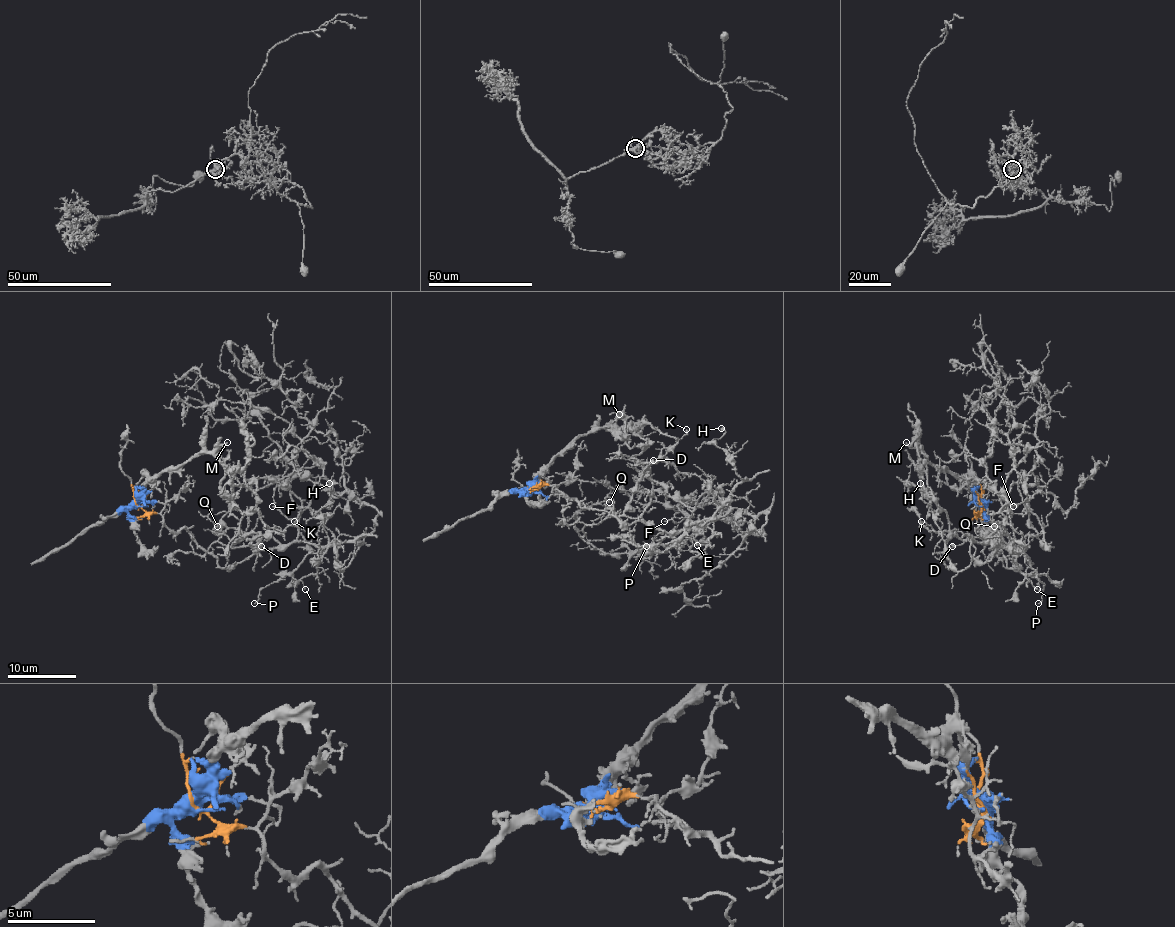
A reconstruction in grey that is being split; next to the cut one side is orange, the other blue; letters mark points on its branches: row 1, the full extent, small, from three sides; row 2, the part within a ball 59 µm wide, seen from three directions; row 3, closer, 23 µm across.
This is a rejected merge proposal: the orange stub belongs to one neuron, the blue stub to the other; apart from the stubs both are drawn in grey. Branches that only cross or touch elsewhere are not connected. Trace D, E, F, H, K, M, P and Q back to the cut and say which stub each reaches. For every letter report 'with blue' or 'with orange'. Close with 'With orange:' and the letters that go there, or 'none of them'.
D: with orange
E: with orange
F: with orange
H: with orange
K: with orange
M: with blue
P: with orange
Q: with orange
With orange: D, E, F, H, K, P, Q

